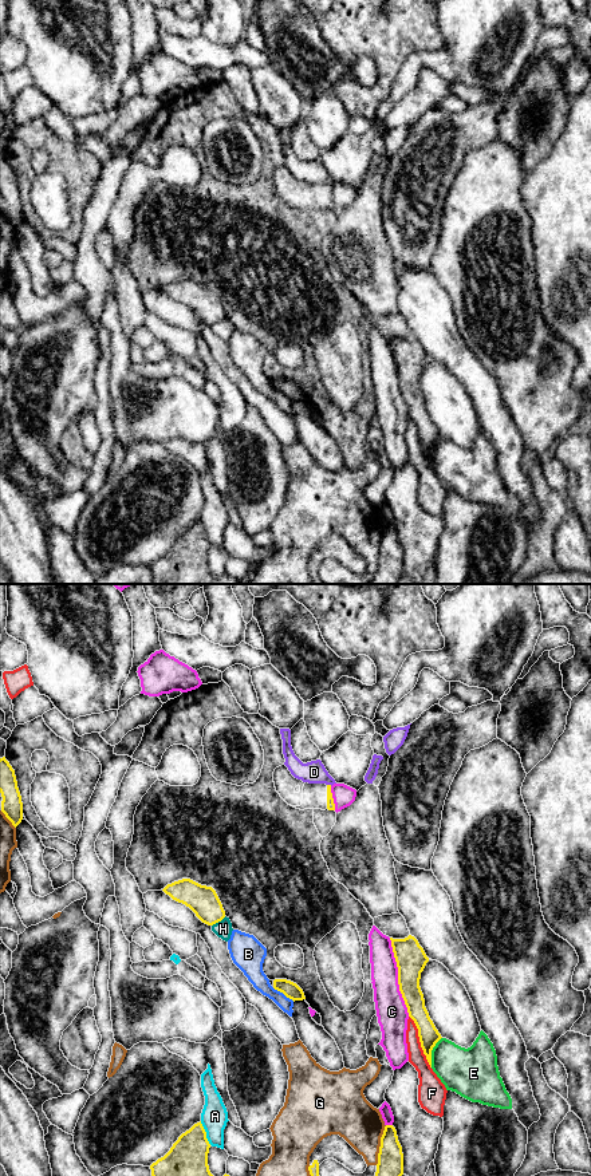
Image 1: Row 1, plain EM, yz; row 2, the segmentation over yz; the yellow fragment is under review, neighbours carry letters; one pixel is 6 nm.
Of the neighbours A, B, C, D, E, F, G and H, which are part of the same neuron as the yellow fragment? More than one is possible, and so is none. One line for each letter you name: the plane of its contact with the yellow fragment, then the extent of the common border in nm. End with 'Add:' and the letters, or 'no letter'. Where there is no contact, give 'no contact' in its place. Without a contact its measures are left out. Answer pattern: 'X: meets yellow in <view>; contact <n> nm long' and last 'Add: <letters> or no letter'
Add: no letter

